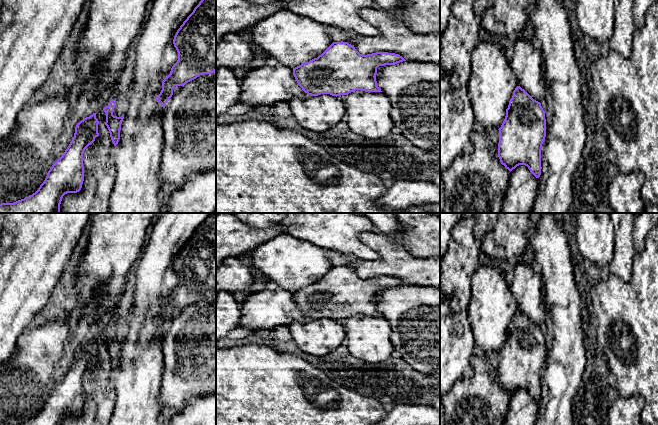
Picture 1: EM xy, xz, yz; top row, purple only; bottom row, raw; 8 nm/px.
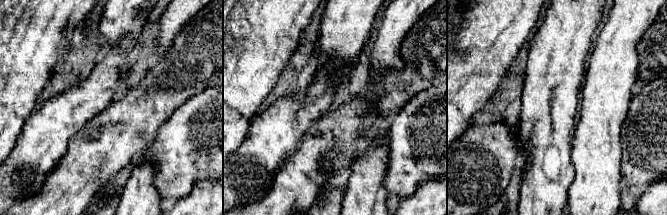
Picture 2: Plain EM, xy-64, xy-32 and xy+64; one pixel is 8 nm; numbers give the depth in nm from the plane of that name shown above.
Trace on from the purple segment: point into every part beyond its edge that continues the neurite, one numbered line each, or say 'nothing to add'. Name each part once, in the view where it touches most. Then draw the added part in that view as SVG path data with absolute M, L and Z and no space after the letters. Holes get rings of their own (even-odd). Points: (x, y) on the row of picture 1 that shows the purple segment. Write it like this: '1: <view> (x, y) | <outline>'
nothing to add

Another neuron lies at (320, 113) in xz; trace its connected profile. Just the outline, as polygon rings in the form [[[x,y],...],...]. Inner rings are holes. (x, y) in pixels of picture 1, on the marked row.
[[[330,94],[305,100],[293,98],[289,106],[299,125],[316,133],[328,131],[341,122],[345,114],[345,102]]]

